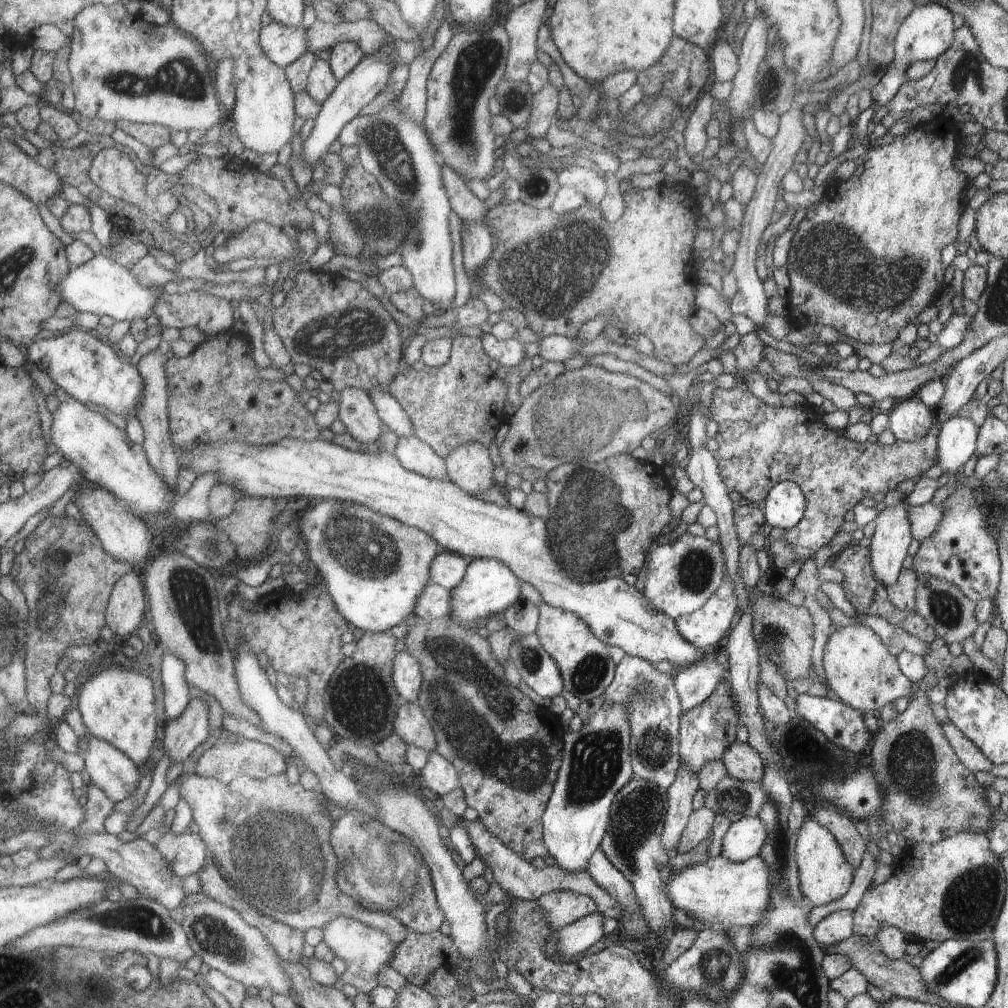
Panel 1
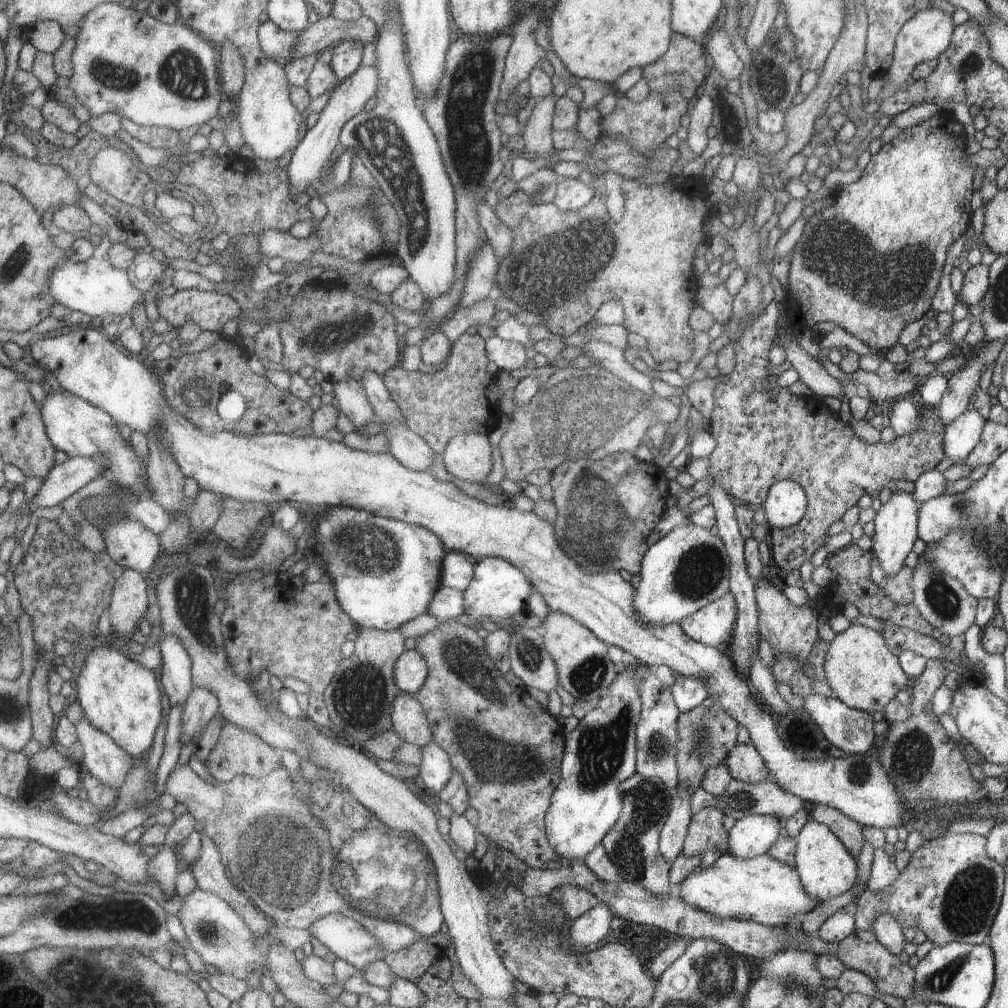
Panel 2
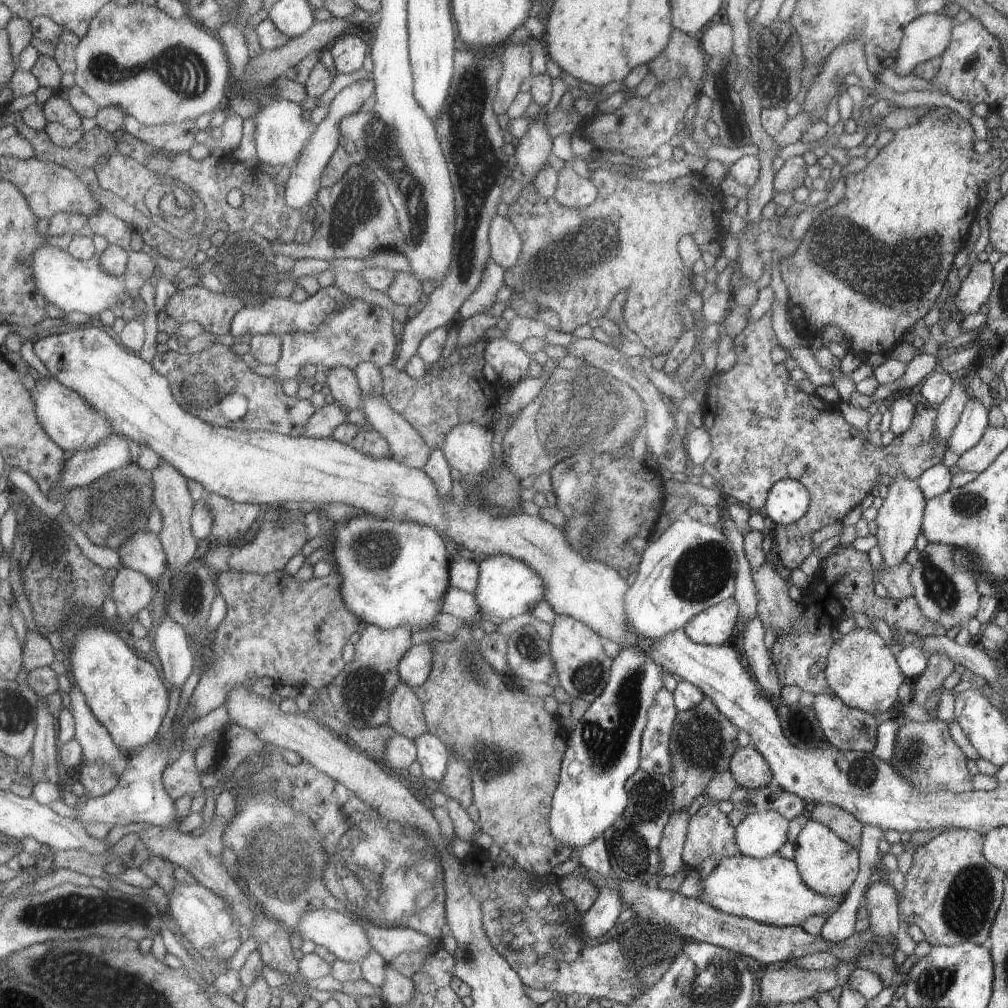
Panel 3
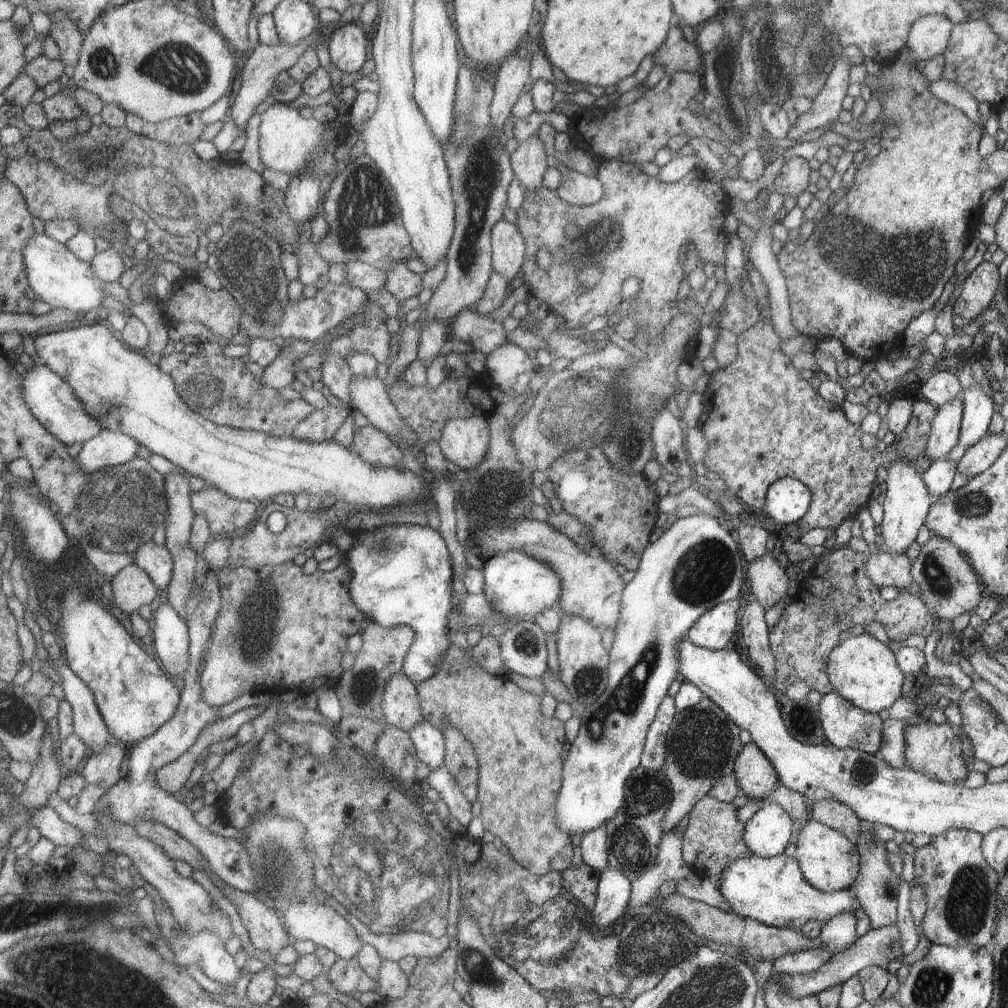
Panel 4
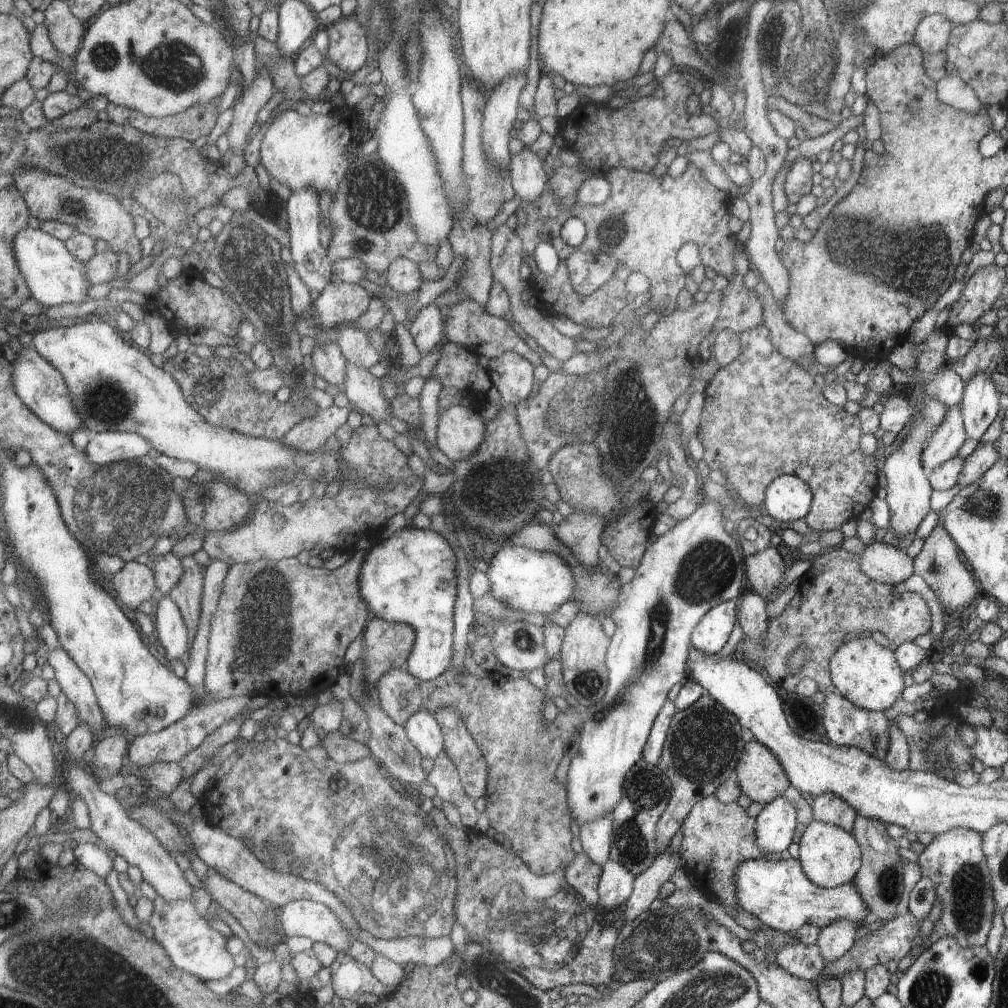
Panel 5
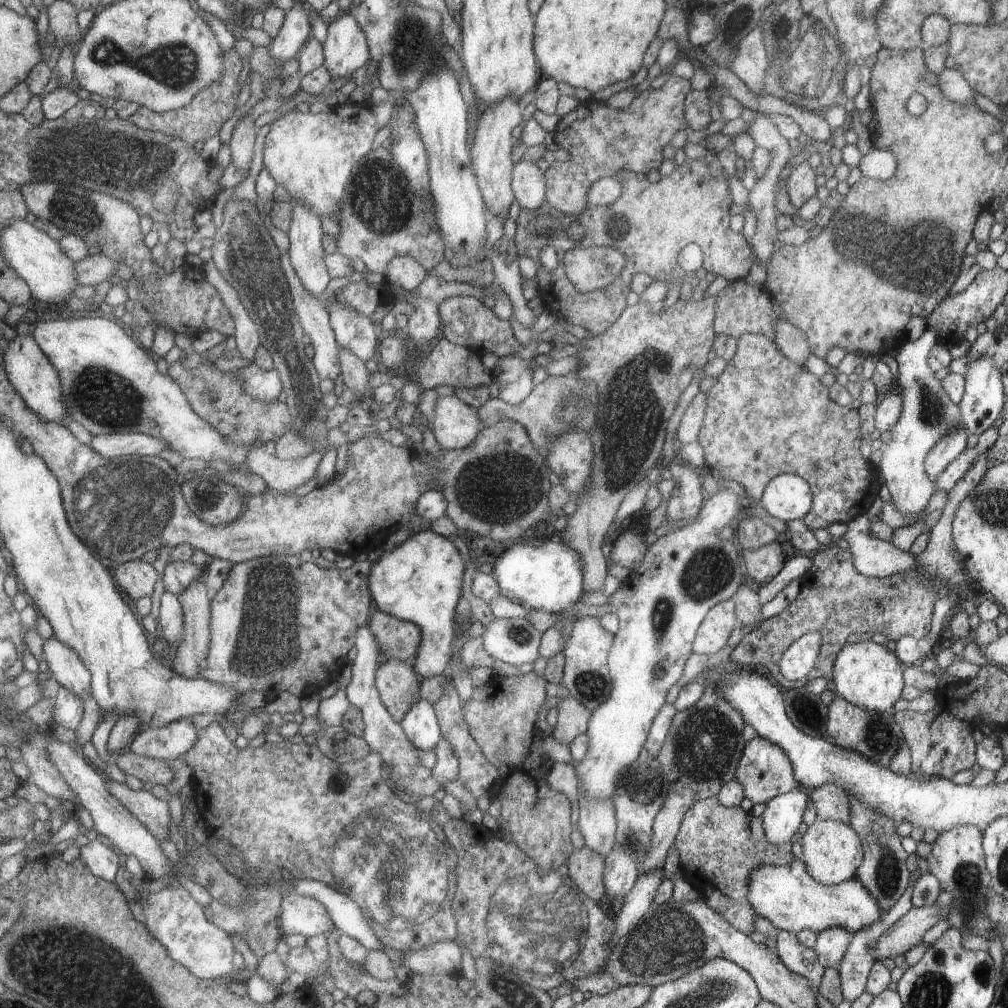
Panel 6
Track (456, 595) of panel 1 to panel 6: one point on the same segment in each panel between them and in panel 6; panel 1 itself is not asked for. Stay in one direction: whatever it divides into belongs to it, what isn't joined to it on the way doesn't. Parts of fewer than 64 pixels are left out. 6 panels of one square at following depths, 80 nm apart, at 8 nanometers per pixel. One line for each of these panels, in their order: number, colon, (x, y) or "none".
2: (498, 590)
3: (507, 587)
4: (516, 585)
5: (529, 581)
6: (548, 576)

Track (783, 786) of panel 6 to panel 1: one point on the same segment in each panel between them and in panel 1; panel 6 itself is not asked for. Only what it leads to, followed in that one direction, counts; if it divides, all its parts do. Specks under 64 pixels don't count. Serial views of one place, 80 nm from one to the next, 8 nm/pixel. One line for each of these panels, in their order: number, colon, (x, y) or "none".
1: (742, 762)
2: (745, 763)
3: (749, 768)
4: (755, 774)
5: (761, 776)

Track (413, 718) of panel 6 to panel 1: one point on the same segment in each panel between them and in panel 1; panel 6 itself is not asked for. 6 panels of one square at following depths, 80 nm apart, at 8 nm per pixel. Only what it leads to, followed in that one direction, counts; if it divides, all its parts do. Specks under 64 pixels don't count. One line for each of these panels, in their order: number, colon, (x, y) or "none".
1: (438, 775)
2: (435, 770)
3: (433, 755)
4: (429, 742)
5: (422, 728)

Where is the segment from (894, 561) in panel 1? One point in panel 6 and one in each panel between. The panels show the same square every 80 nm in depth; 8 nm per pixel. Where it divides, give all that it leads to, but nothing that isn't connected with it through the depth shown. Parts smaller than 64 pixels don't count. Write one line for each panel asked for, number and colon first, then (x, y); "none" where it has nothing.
2: (895, 523)
3: (899, 518)
4: (907, 502)
5: (908, 488)
6: (928, 414)

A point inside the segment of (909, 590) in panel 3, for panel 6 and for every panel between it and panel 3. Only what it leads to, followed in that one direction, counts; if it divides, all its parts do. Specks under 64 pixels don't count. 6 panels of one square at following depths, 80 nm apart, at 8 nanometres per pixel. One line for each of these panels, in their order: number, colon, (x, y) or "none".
4: (883, 569)
5: (883, 563)
6: (872, 557)

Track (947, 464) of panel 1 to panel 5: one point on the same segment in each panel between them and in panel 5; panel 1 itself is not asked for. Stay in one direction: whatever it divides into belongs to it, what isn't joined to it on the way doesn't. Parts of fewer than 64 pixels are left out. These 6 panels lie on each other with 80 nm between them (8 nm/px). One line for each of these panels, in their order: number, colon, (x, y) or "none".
2: (961, 435)
3: (974, 419)
4: (978, 407)
5: (979, 405)

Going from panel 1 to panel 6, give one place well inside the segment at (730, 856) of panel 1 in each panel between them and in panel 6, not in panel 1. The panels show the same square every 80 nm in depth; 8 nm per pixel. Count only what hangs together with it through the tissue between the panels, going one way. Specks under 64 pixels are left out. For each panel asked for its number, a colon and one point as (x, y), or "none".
2: (751, 836)
3: (760, 834)
4: (767, 834)
5: (776, 822)
6: (782, 816)

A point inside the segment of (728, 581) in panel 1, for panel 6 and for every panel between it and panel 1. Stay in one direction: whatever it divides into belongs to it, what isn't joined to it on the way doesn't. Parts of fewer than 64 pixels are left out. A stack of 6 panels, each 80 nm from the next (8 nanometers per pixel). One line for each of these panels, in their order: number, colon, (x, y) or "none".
2: (712, 625)
3: (713, 626)
4: (714, 629)
5: (713, 631)
6: (714, 632)

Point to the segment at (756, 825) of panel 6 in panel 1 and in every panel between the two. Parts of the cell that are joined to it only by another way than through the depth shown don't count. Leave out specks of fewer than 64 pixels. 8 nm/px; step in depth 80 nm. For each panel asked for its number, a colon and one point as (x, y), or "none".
1: (699, 828)
2: (704, 832)
3: (709, 833)
4: (714, 836)
5: (718, 837)

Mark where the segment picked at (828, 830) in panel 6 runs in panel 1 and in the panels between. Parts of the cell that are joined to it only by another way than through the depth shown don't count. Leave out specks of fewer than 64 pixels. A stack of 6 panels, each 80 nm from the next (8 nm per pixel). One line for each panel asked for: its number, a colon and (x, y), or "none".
1: (824, 875)
2: (826, 869)
3: (828, 865)
4: (830, 862)
5: (831, 857)

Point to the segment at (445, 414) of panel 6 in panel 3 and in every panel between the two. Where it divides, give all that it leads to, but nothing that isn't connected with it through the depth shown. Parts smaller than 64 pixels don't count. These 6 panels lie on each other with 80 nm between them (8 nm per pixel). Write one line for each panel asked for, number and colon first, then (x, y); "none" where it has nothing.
3: (468, 448)
4: (465, 442)
5: (460, 431)

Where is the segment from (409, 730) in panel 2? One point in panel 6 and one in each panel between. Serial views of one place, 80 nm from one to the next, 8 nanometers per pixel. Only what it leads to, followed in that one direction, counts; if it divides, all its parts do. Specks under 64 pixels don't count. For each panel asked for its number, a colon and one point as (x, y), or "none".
3: (405, 710)
4: (402, 708)
5: (400, 696)
6: (399, 689)

